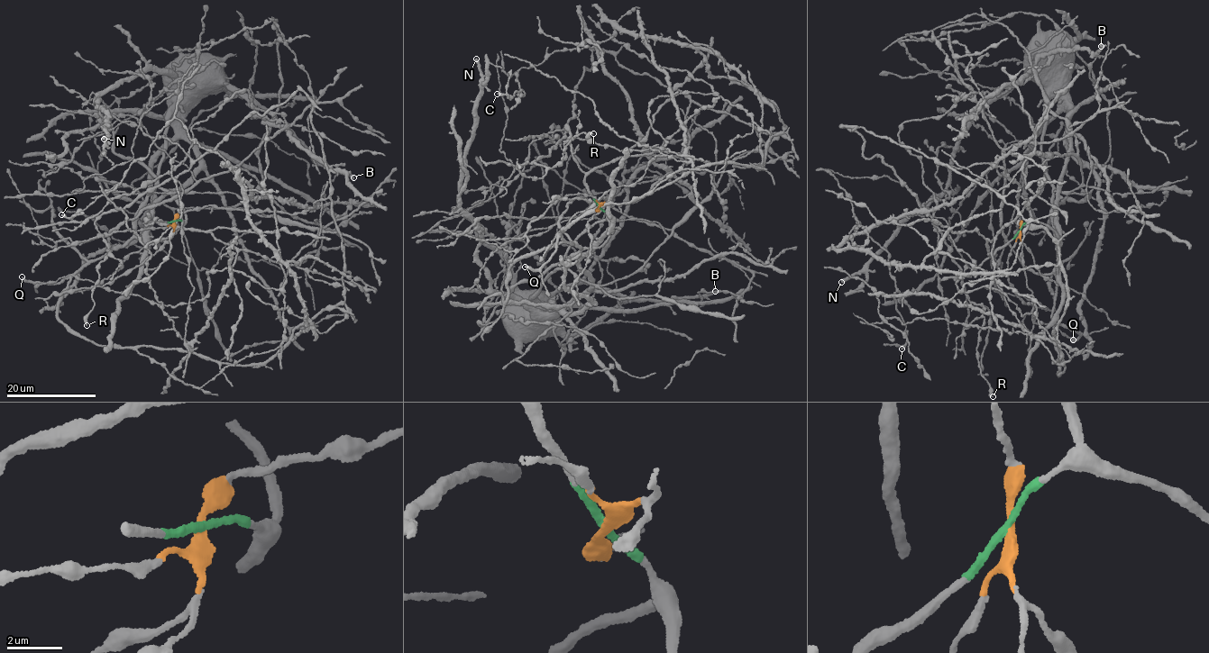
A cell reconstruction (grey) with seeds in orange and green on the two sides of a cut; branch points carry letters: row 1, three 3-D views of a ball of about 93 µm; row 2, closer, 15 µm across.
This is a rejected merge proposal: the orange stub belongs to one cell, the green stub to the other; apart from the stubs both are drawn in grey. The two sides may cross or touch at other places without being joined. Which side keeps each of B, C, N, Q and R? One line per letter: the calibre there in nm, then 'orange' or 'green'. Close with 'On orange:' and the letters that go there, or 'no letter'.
B: 400 nm thick; green
C: 380 nm thick; orange
N: 550 nm thick; green
Q: 400 nm thick; green
R: 240 nm thick; orange
On orange: C, R

